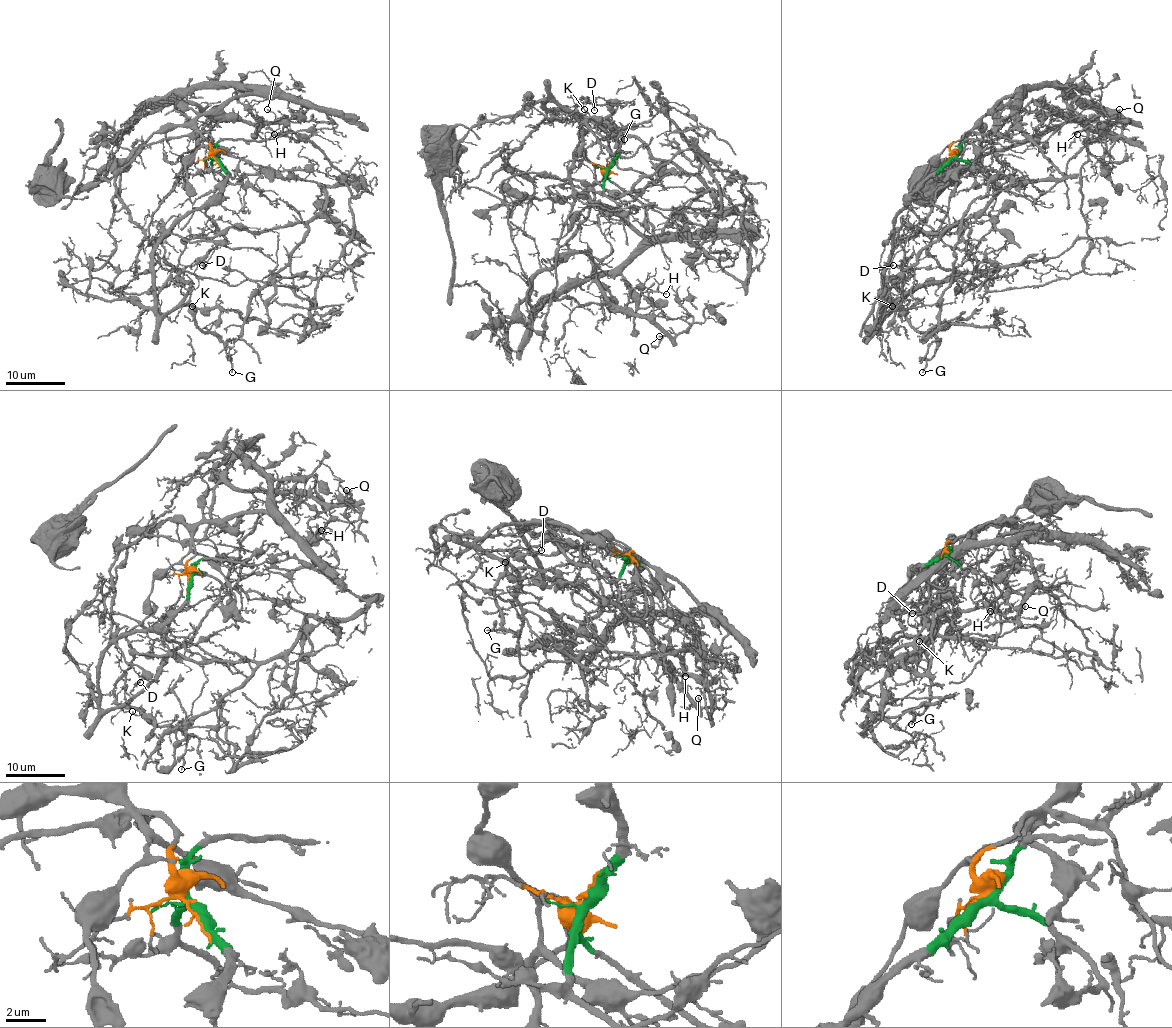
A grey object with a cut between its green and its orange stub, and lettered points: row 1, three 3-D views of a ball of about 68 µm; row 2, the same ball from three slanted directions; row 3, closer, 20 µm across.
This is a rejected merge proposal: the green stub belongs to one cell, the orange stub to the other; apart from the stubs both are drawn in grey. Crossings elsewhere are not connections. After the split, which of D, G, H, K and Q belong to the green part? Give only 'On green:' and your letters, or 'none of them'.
On green: D, G, K

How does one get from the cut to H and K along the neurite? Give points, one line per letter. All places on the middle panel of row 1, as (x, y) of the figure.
H: (609, 167), (567, 245), (588, 257), (592, 278), (615, 304), (650, 316), (649, 294), (666, 294)
K: (609, 168), (618, 150), (613, 134), (591, 119), (545, 106), (545, 102), (557, 100), (590, 115), (584, 109)

